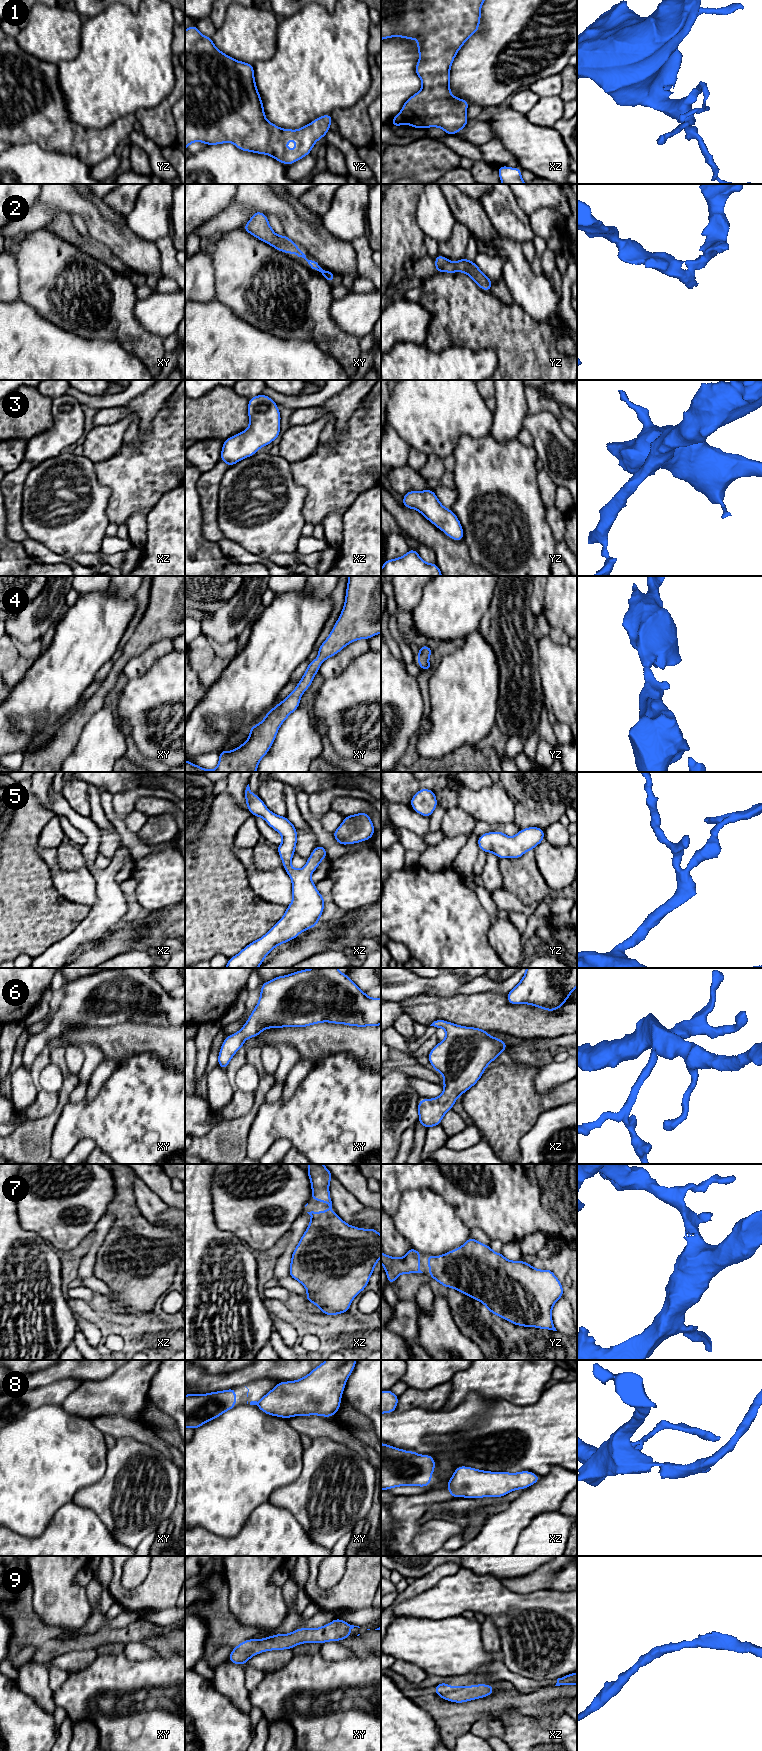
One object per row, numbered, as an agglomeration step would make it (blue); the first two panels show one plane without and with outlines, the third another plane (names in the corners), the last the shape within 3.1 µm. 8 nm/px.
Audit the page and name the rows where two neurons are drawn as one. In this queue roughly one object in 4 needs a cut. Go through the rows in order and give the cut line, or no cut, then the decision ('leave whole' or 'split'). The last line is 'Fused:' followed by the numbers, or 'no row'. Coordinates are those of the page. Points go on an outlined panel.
1: cut none; leave whole
2: cut none; leave whole
3: cut none; leave whole
4: cut none; leave whole
5: cut none; leave whole
6: cut none; leave whole
7: cut none; leave whole
8: cut xy (258, 1402), (256, 1404); split
9: cut none; leave whole
Fused: 8

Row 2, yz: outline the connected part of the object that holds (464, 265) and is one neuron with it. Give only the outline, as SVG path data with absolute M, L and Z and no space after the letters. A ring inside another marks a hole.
M437 255L435 258L435 270L436 272L446 273L466 273L477 285L483 290L488 292L493 282L484 274L474 262L469 261L466 257L453 263L442 255Z

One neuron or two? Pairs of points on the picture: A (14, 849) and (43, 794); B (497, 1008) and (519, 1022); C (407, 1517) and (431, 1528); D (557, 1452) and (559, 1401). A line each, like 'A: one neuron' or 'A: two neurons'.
A: two neurons
B: one neuron
C: two neurons
D: one neuron

